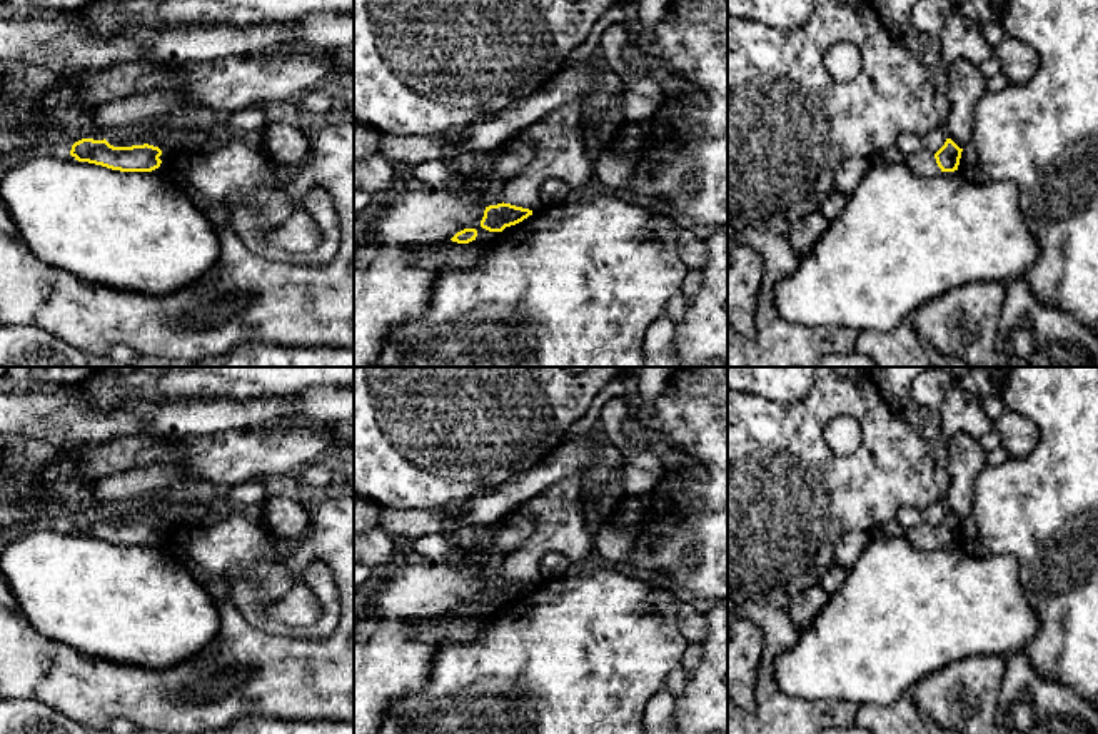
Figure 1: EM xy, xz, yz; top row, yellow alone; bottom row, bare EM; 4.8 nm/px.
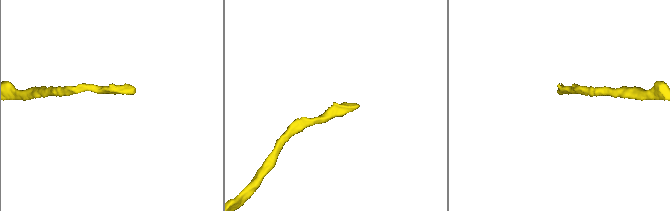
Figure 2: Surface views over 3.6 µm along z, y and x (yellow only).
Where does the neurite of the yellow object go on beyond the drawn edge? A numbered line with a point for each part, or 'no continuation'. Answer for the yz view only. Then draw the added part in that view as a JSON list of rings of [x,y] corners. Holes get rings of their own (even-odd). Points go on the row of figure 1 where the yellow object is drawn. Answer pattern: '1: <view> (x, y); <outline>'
1: yz (923, 164); [[[891,147],[886,152],[879,153],[873,160],[873,163],[874,162],[903,163],[919,177],[934,177],[941,173],[941,168],[936,163],[934,153],[926,148],[913,155],[904,155],[898,147]]]

